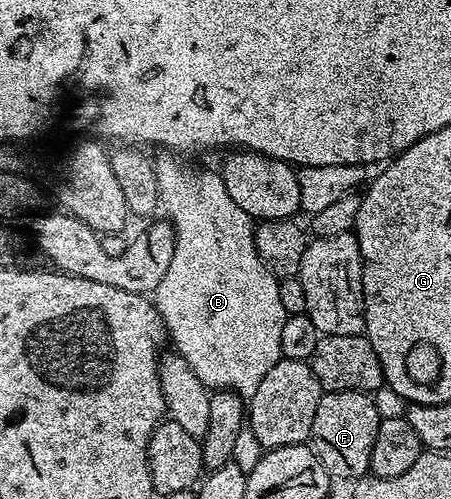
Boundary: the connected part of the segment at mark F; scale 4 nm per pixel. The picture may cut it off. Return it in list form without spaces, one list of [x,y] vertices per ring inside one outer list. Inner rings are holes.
[[[323,392],[320,406],[316,406],[316,418],[312,418],[312,430],[308,441],[316,458],[326,473],[335,481],[358,482],[370,471],[372,446],[376,442],[376,430],[384,419],[374,405],[375,397],[369,392]]]

